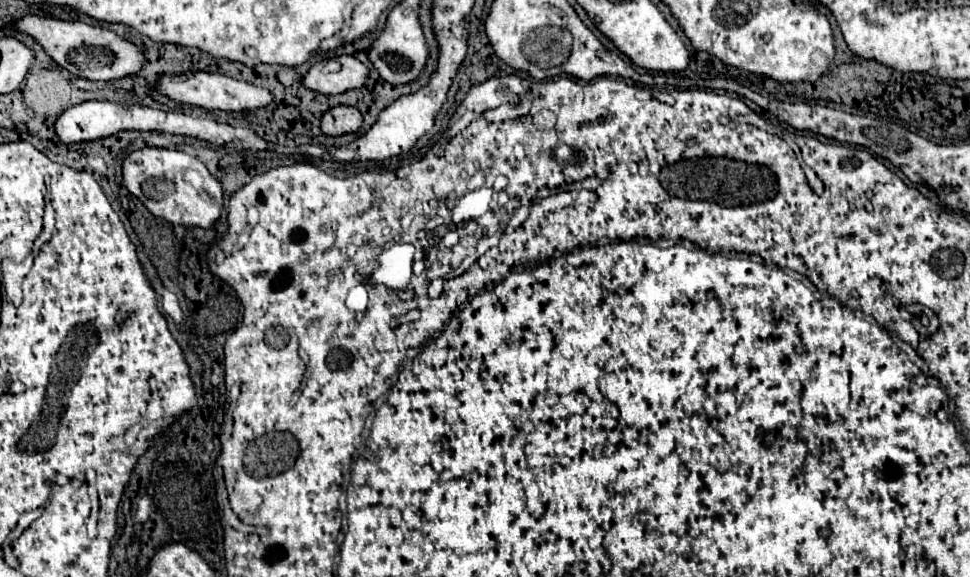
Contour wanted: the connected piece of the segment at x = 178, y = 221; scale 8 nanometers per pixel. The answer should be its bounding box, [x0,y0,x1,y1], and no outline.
[123,147,223,229]

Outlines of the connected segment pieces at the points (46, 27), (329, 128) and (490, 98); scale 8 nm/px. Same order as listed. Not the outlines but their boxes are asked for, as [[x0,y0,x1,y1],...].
[[17,15,143,81],[321,105,363,135],[455,75,531,117]]

